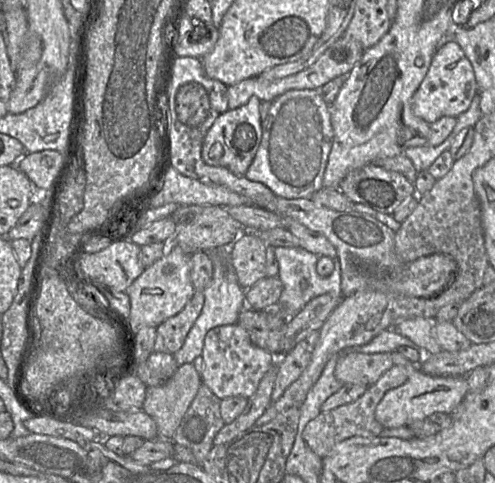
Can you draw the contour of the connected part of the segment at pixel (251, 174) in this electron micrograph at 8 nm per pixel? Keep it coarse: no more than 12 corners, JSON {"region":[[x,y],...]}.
{"region":[[317,89],[272,101],[244,176],[282,198],[323,188],[333,138]]}

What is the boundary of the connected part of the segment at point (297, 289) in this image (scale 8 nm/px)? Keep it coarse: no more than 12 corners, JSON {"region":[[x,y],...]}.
{"region":[[275,247],[283,286],[278,304],[294,316],[320,295],[341,293],[341,268],[321,277],[319,256]]}

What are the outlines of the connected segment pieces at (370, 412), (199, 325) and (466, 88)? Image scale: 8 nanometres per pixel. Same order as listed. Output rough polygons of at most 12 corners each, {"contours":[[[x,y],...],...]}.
{"contours":[[[393,365],[354,402],[321,412],[303,439],[323,458],[348,438],[380,436],[387,391],[407,379]],[[228,250],[208,252],[213,276],[204,304],[182,347],[178,366],[201,356],[204,338],[236,324],[245,290],[230,266]],[[455,41],[435,51],[412,98],[431,124],[458,117],[477,95]]]}

